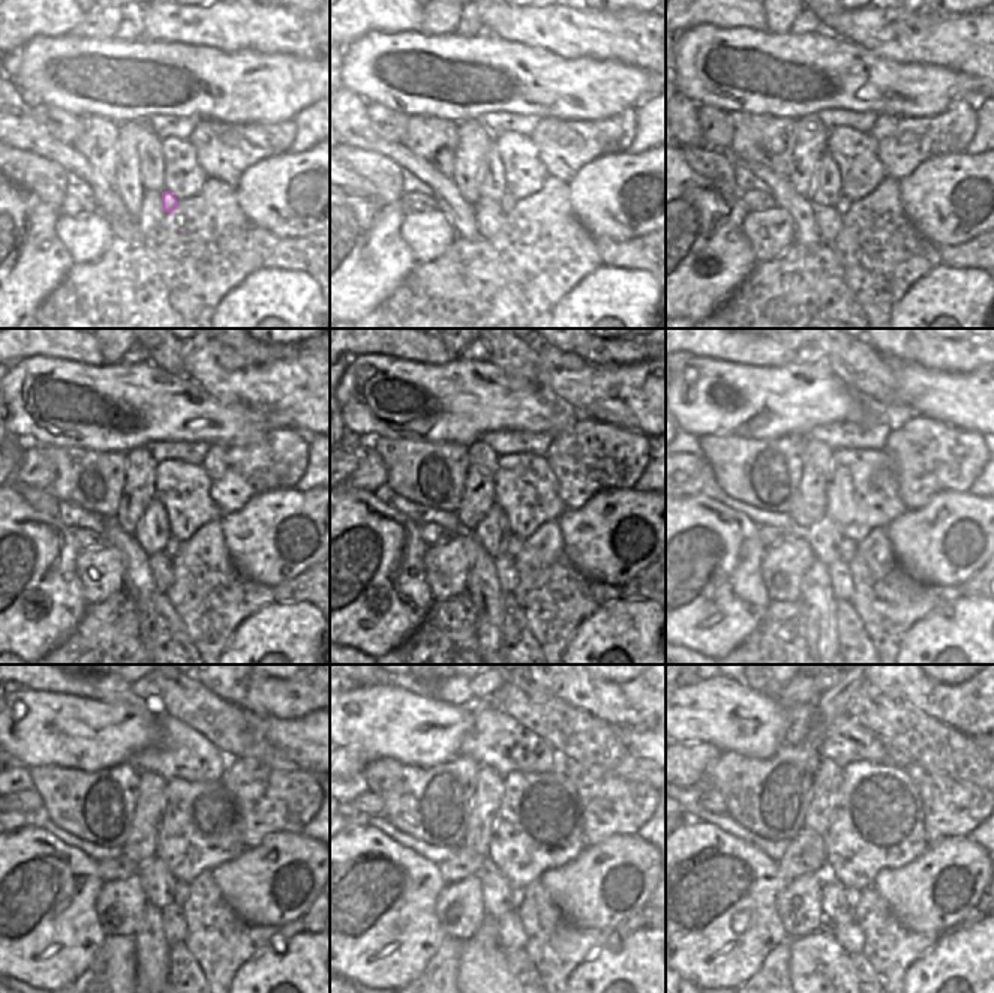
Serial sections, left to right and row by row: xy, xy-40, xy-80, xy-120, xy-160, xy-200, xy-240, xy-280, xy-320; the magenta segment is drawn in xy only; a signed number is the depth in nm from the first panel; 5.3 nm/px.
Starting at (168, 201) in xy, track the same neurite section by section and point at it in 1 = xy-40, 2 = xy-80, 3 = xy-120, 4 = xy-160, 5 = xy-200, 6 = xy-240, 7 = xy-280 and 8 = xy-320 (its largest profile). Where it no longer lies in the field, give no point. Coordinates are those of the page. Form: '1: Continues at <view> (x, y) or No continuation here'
1: Continues at xy-40 (507, 201)
2: Continues at xy-80 (843, 204)
3: Continues at xy-120 (173, 545)
4: Continues at xy-160 (513, 545)
5: Continues at xy-200 (847, 548)
6: Continues at xy-240 (180, 890)
7: Continues at xy-280 (516, 894)
8: Continues at xy-320 (852, 894).

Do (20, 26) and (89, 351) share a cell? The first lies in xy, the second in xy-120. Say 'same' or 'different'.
same

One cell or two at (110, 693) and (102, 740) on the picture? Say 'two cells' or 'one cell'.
two cells

